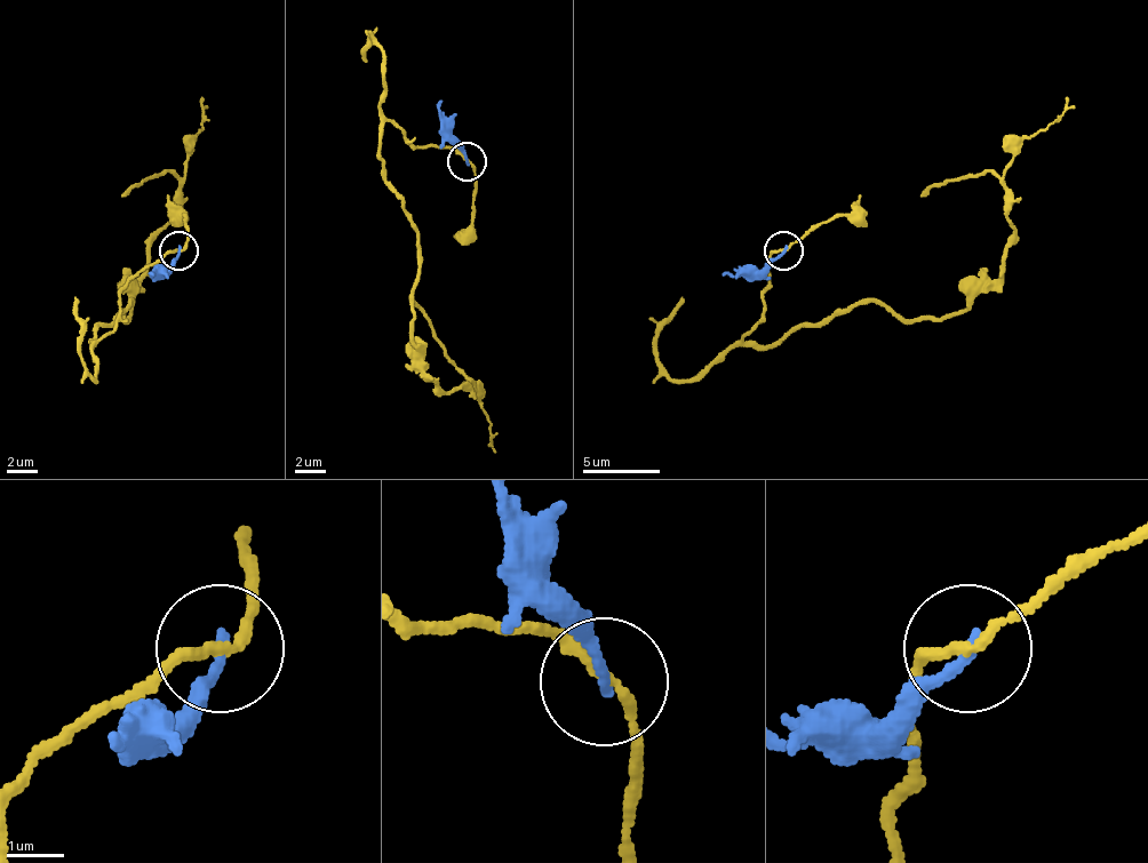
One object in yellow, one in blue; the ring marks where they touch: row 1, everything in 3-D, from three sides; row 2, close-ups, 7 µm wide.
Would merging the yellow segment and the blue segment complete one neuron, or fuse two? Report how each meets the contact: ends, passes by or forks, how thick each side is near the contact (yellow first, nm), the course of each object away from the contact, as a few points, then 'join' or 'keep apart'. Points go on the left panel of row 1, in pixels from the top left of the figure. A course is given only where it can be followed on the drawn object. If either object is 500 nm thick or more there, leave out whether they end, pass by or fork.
yellow passes by; blue ends; calibres 180 and 200 nm; course yellow (177, 252), (143, 266), (93, 343), (128, 301), (124, 320), (148, 244), (174, 216), (201, 97); course blue (177, 252), (162, 270), (151, 270), (154, 274); keep apart

